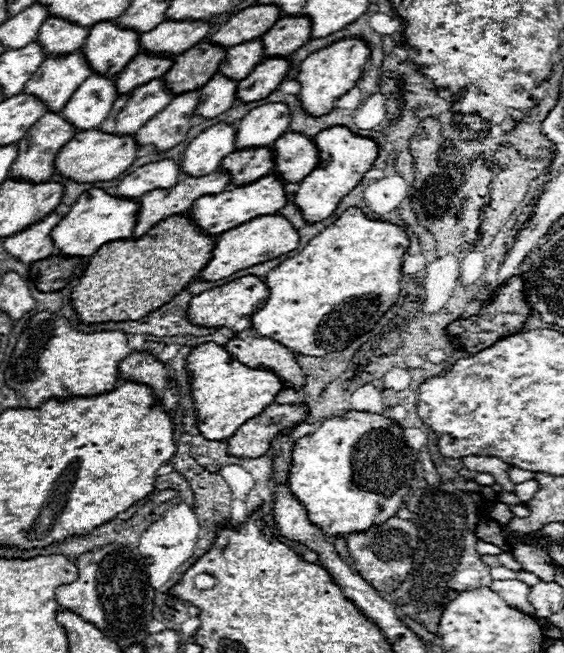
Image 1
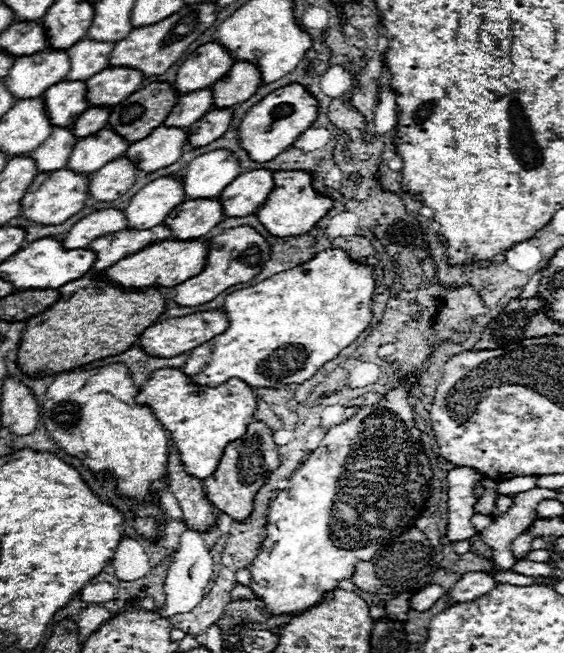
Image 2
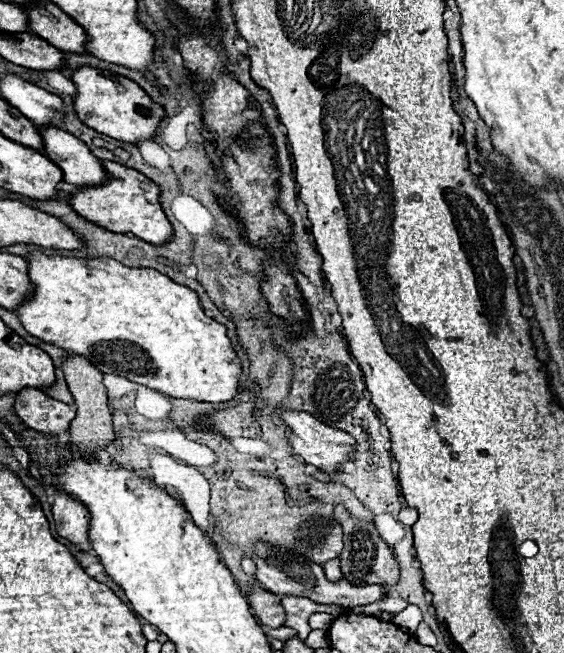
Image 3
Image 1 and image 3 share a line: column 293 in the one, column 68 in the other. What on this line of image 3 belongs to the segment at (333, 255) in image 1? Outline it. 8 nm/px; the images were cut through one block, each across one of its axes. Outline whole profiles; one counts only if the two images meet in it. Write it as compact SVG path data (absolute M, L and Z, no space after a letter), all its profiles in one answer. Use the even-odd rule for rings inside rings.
M34 252L28 256L28 270L36 290L16 314L32 336L90 358L104 374L124 376L130 382L160 390L172 398L218 404L238 394L238 378L242 376L240 358L226 334L226 326L204 314L194 290L176 284L154 268L128 268L110 258L84 260Z

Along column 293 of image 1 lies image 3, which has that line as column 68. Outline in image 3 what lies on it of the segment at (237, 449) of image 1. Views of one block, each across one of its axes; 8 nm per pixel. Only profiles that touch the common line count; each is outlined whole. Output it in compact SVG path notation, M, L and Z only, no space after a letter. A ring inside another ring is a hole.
M24 388L16 394L14 410L28 428L50 436L66 432L70 428L70 420L74 418L74 410L68 404L34 388Z

